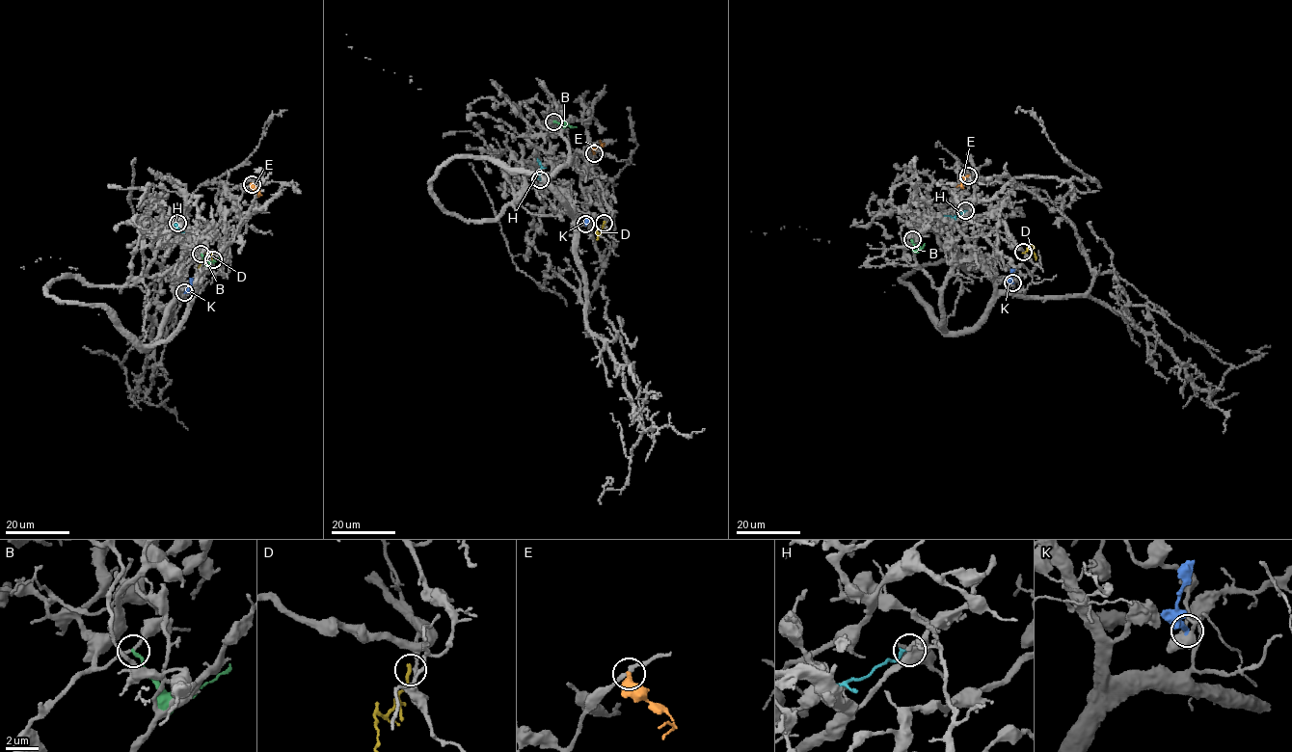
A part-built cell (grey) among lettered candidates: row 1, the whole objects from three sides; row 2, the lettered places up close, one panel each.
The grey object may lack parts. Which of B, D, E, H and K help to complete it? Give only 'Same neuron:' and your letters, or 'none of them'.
Same neuron: none of them

